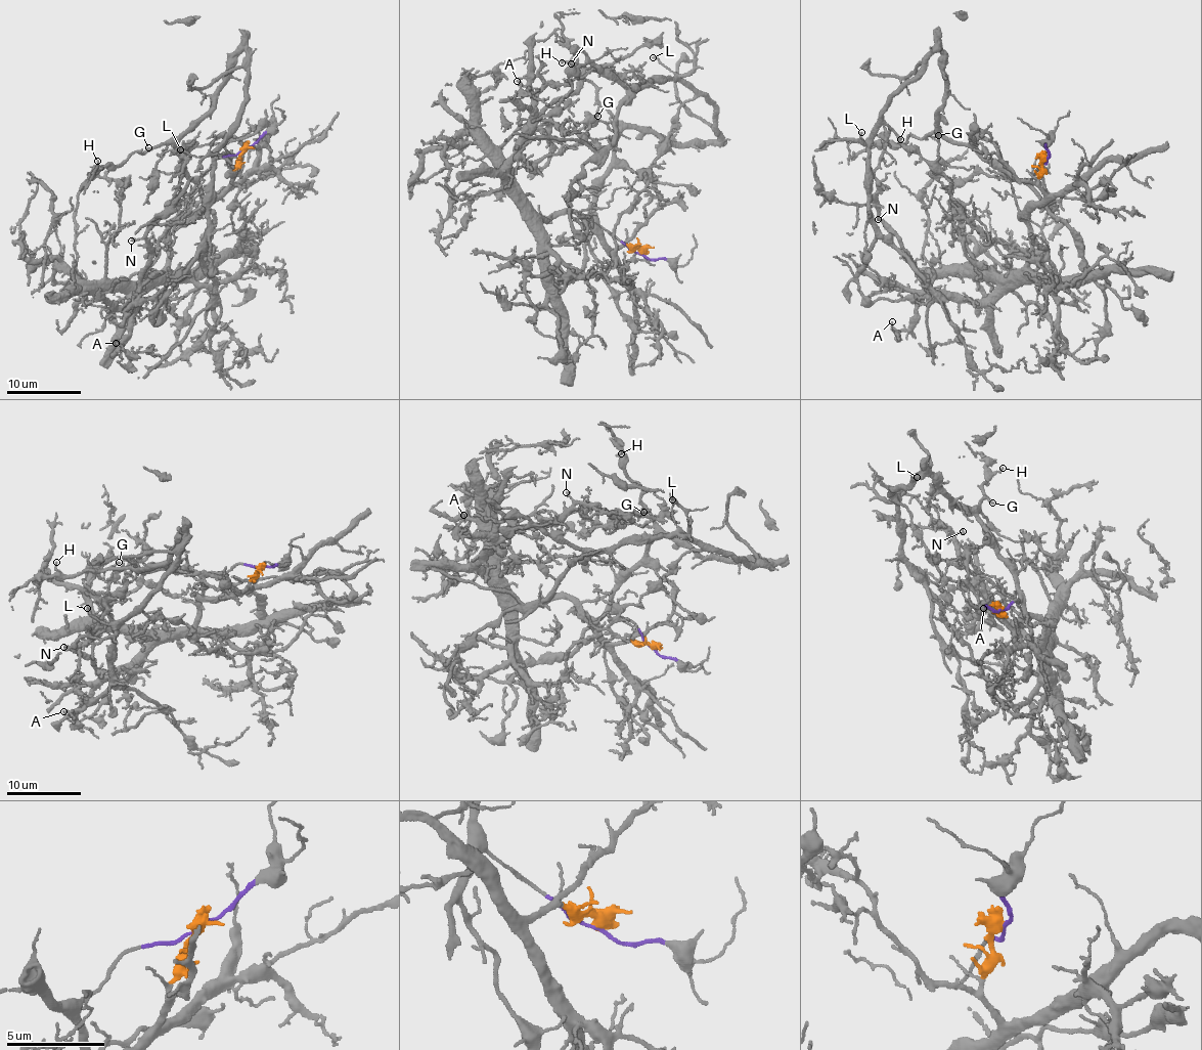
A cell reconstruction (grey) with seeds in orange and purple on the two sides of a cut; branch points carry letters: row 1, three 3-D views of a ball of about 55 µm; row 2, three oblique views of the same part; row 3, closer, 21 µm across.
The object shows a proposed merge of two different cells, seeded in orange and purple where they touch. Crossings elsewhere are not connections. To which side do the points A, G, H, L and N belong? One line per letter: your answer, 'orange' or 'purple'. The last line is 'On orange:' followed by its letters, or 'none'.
A: orange
G: purple
H: purple
L: purple
N: orange
On orange: A, N

